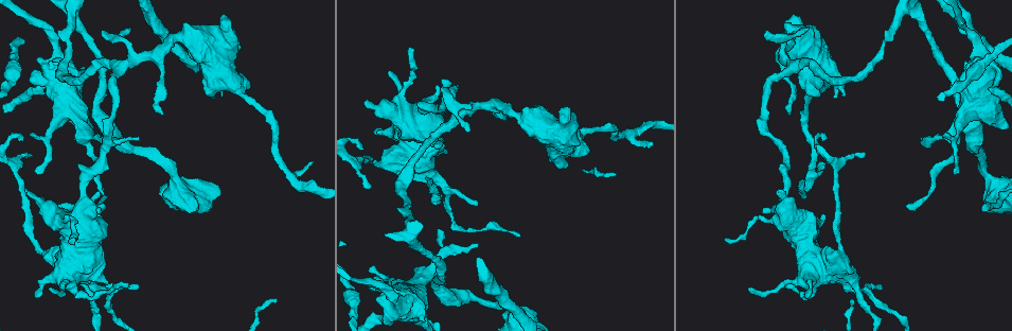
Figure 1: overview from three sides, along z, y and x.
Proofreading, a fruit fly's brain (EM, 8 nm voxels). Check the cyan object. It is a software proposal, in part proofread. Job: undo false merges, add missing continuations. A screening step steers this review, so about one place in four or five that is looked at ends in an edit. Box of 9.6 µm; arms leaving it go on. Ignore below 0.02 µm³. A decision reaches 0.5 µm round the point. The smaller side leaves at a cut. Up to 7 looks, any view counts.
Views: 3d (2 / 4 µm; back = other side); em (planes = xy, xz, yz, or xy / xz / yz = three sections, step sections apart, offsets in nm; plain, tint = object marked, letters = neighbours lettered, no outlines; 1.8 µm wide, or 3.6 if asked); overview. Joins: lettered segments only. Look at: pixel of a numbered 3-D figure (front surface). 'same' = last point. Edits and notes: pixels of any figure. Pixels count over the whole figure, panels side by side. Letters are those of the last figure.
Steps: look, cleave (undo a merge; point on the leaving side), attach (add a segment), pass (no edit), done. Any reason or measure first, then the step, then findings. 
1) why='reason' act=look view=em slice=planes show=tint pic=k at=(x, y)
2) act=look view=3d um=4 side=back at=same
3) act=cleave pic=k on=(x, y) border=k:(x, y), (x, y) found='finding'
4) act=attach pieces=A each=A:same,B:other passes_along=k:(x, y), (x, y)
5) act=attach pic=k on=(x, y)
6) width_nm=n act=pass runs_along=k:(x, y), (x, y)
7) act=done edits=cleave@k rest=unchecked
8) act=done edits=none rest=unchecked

why='an open end' act=look view=em slice=xy step=8 show=letters pic=1 at=(74, 240)

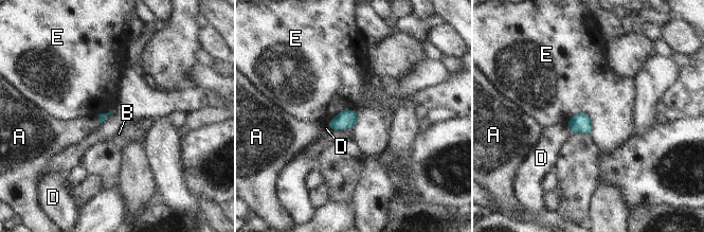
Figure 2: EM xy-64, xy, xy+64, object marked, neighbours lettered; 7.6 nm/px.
why='cut it another way' act=look view=em slice=xz step=8 show=letters at=same

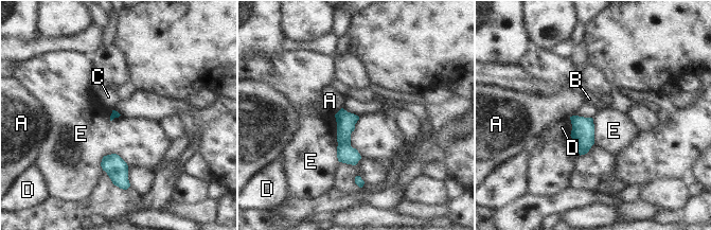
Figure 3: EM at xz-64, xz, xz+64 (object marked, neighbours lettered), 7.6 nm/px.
act=pass each=A:other,B:other,C:other,D:other,E:other border=3:(335, 113), (337, 159), (339, 161) found='none of them fits'

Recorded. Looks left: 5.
why='branch stops here' act=look view=3d um=2 pic=1 at=(38, 297)

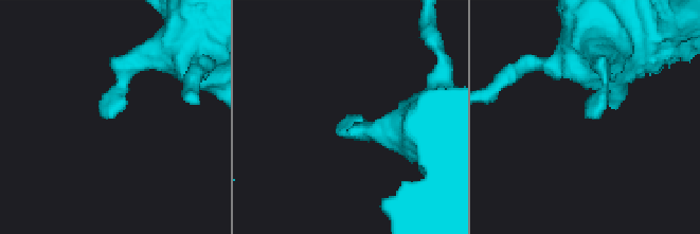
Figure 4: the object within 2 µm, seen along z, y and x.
why='need the tissue' act=look view=em slice=xz step=4 show=tint pic=4 at=(107, 117)

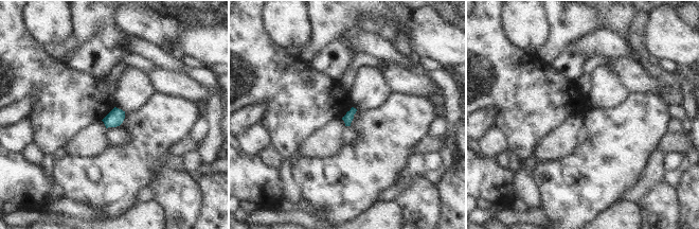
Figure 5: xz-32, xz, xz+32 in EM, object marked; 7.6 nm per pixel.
act=look view=em slice=yz step=8 show=letters at=same

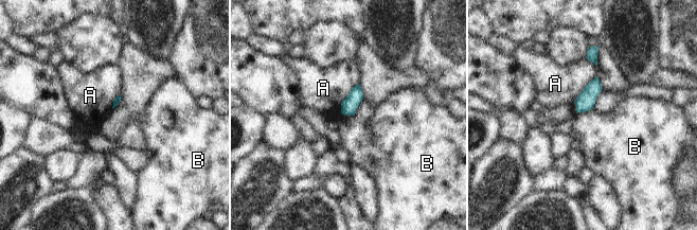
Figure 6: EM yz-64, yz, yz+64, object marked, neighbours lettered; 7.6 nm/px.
act=pass each=A:other,B:other border=6:(592, 108), (576, 113) found='no lettered segment goes on from it'

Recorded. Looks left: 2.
why='calibre changes' act=look view=em um=3.6 slice=planes show=tint pic=1 at=(71, 103)

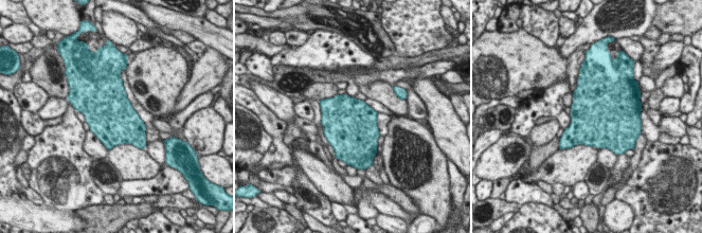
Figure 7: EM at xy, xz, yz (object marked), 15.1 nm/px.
why='see the neighbours' act=look view=em um=3.6 slice=planes show=letters at=same

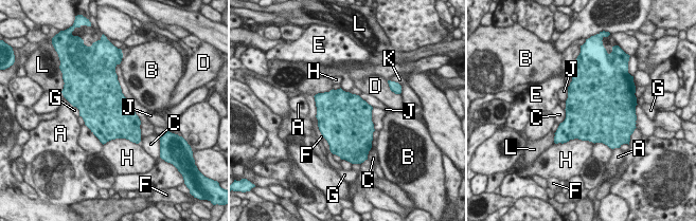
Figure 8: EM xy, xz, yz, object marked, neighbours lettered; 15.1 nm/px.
longest_contact=H:440nm act=pass each=A:other,B:other,C:other,D:other,E:other,F:other,G:other,H:other,J:other,K:other,L:other border=8:(349, 92), (358, 95) found='one neuron here'

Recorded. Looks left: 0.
act=done edits=none rest=unchecked

